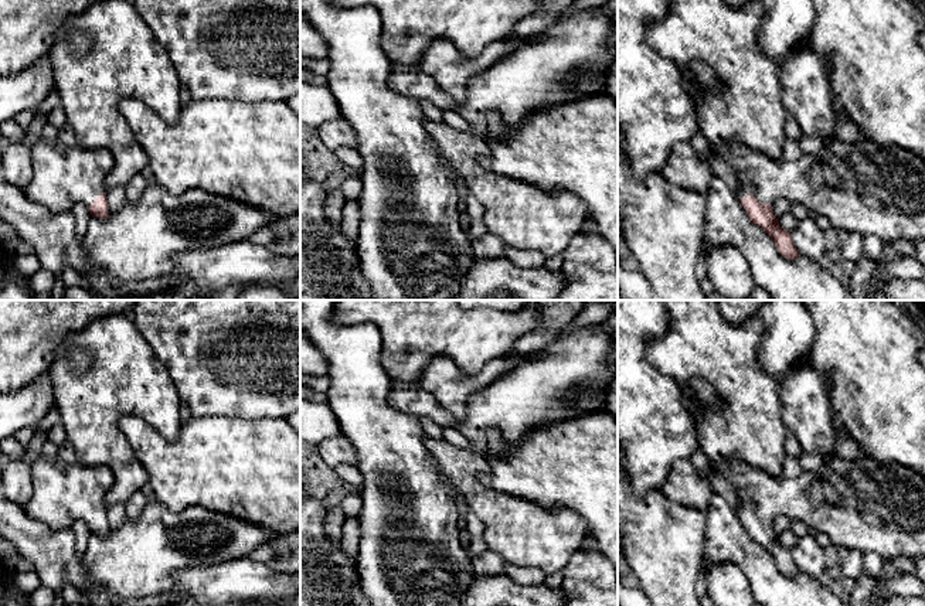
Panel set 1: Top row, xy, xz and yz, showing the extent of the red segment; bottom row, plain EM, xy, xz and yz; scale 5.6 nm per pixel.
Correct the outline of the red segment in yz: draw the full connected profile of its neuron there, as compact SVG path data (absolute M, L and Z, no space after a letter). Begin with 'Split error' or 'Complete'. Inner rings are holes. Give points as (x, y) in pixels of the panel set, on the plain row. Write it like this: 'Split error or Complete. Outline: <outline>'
Split error. Outline: M836 454L820 470L796 477L771 476L748 463L720 462L711 469L721 473L739 498L737 514L754 541L761 544L786 576L800 573L790 549L779 542L772 522L779 515L803 521L824 534L837 548L875 552L884 561L925 556L925 477L901 463L883 463L868 454L846 460Z

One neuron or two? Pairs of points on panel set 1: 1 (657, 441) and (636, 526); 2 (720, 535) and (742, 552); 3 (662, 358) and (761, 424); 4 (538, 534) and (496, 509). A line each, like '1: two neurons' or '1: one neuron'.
1: two neurons
2: one neuron
3: one neuron
4: one neuron

